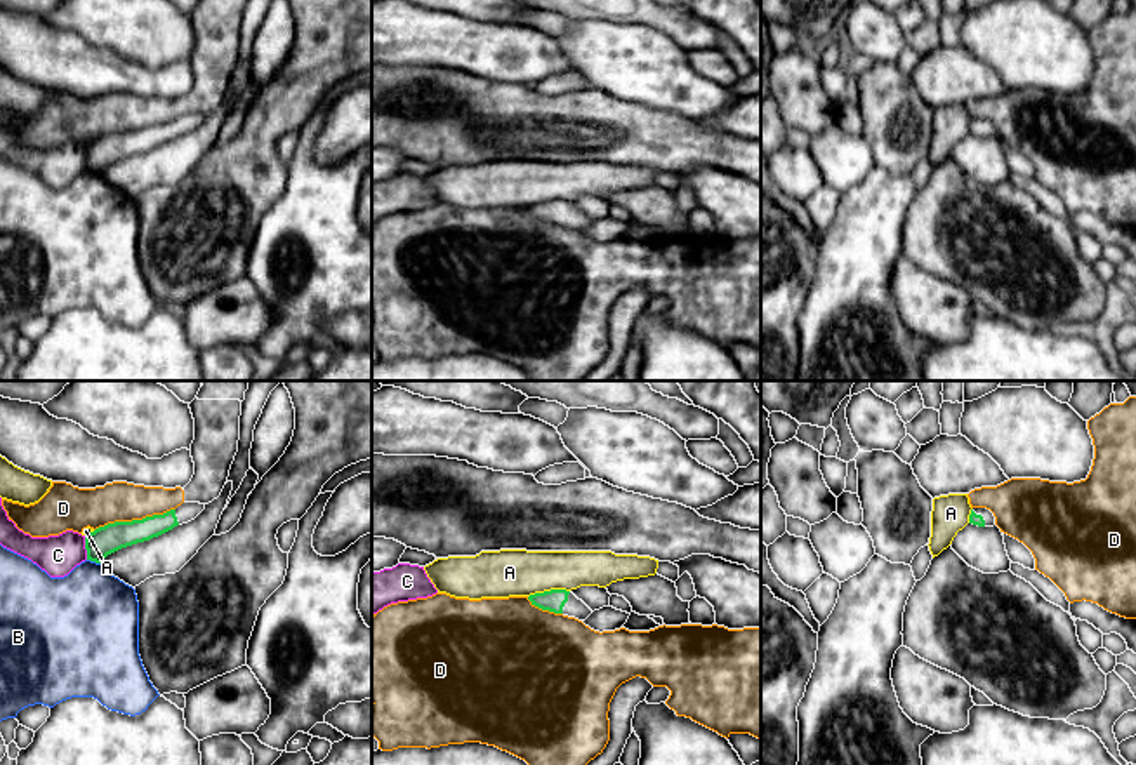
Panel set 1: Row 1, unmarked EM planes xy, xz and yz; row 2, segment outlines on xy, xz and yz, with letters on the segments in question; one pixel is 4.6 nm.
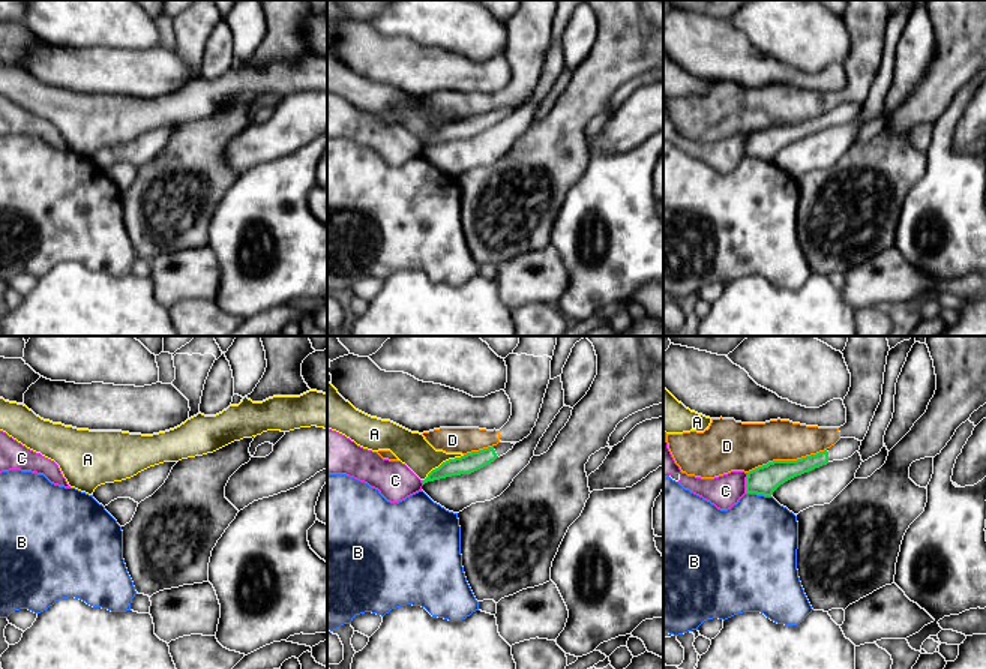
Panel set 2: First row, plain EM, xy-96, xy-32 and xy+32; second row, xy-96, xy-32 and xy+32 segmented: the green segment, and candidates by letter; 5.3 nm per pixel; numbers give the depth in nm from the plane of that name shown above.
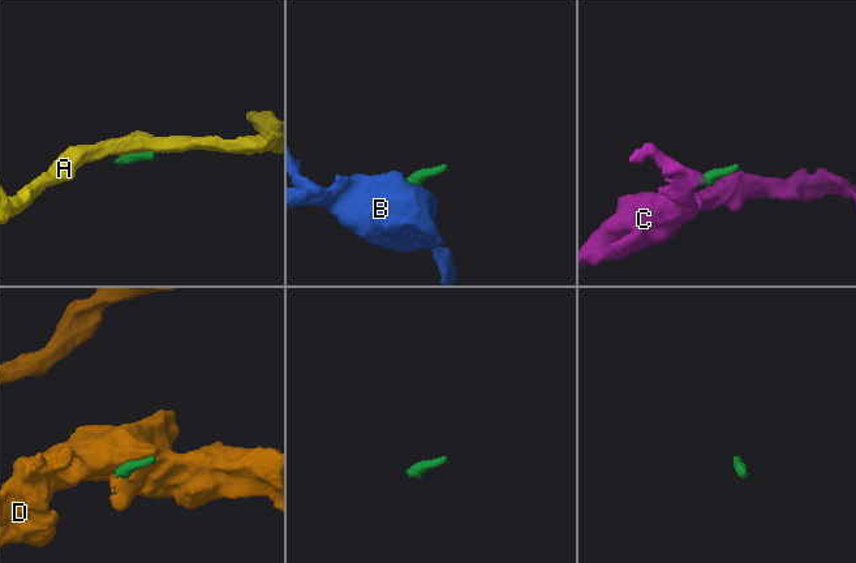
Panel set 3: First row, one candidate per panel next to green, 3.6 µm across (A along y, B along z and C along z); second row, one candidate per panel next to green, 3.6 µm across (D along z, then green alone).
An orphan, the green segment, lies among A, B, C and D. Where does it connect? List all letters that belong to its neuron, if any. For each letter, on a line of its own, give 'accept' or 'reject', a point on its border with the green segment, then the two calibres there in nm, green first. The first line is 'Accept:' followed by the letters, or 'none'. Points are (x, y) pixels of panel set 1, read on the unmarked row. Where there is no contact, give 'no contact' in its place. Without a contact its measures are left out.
Accept: none
A: reject | xz (548, 202) | 100/220 nm
B: reject | xy (94, 171) | 140/420 nm
C: reject | xy (85, 159) | 140/190 nm
D: reject | xy (134, 131) | 140/190 nm

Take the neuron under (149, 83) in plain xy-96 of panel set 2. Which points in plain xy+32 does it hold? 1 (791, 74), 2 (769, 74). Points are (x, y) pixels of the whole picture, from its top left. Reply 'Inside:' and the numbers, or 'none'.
Inside: 1, 2

